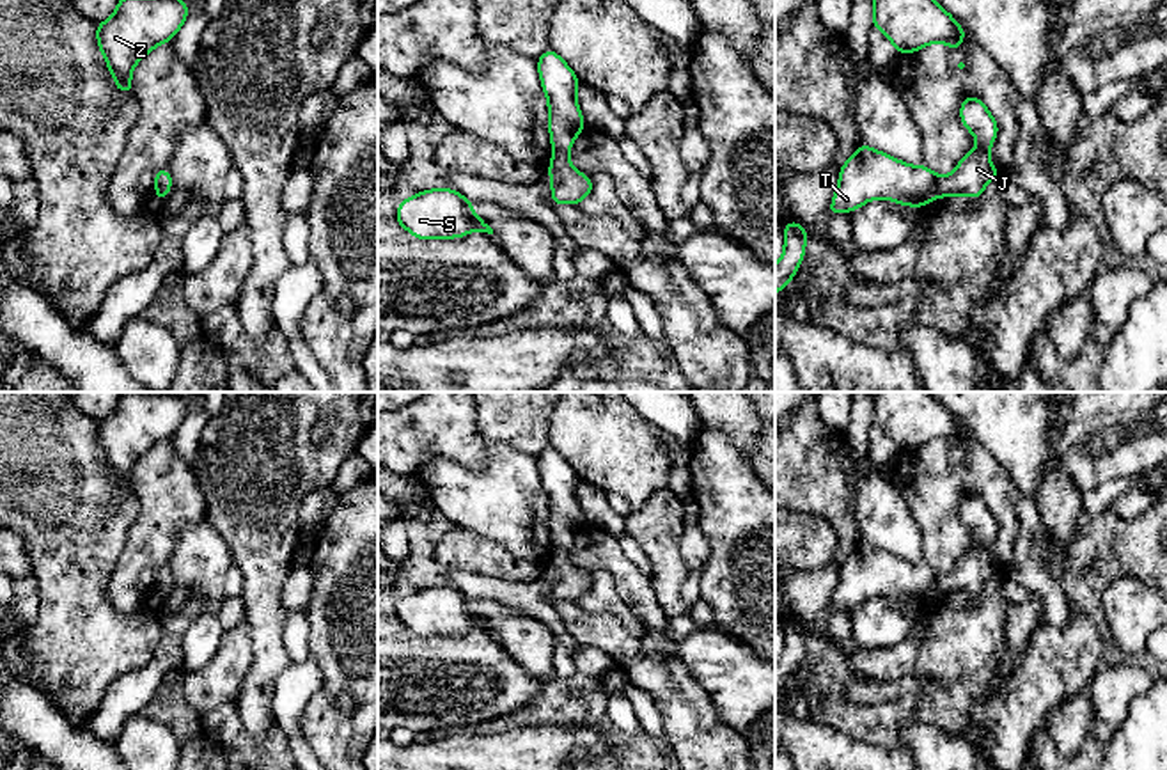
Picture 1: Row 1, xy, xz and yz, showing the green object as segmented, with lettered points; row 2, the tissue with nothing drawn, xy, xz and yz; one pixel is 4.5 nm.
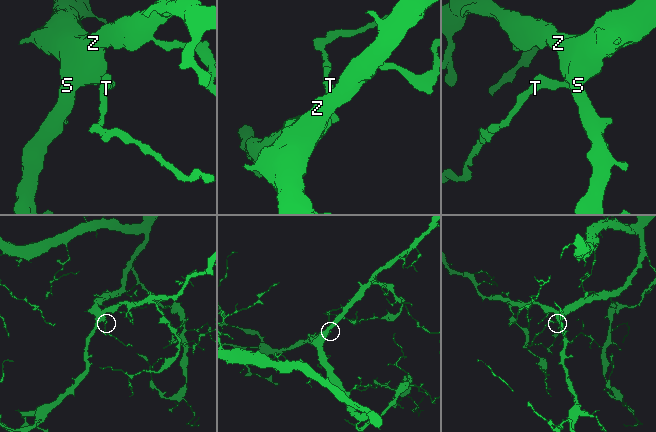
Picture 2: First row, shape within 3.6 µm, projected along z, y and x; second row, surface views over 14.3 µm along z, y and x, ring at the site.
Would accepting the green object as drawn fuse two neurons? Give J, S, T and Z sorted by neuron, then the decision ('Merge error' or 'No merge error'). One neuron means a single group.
Groups: J S T Z. No merge error

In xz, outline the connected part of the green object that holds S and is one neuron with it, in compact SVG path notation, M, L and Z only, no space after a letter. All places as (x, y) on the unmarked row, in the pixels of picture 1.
M433 585L397 601L396 617L411 633L427 639L433 635L461 635L472 628L493 632L493 626L472 609L474 598L450 585Z

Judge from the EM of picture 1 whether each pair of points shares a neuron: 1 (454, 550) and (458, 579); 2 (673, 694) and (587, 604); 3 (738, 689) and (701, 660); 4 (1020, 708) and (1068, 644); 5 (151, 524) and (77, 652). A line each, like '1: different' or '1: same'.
1: different
2: different
3: same
4: same
5: different

